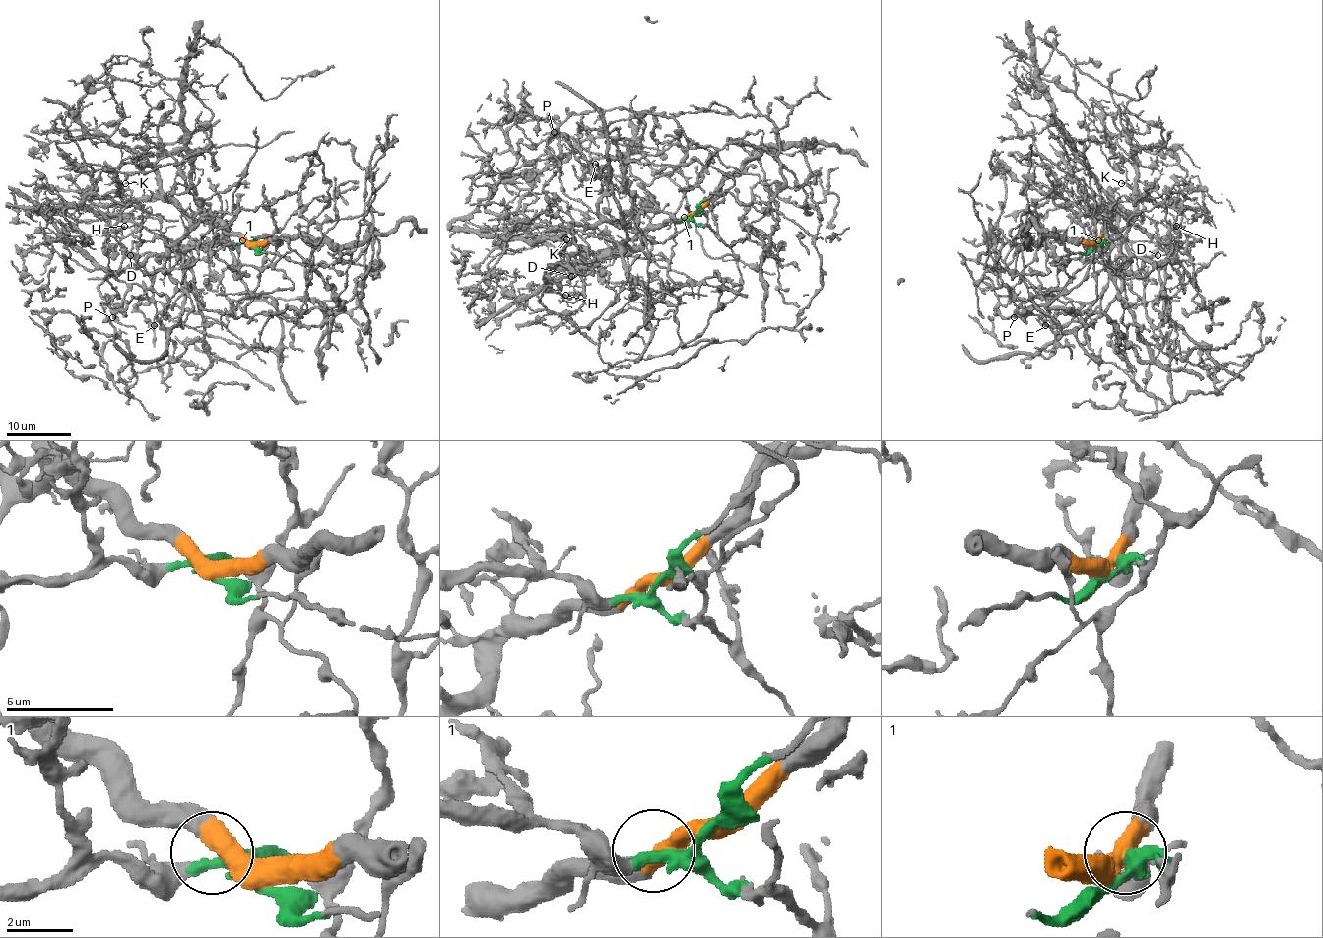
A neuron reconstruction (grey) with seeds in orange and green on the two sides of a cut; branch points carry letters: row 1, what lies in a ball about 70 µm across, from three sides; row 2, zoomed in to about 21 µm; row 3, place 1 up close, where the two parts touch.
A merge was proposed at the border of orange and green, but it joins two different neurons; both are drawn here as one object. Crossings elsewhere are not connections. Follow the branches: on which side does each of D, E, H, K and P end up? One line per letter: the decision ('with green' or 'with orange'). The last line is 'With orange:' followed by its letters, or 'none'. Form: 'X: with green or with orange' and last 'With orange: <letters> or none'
D: with green
E: with green
H: with orange
K: with orange
P: with green
With orange: H, K

